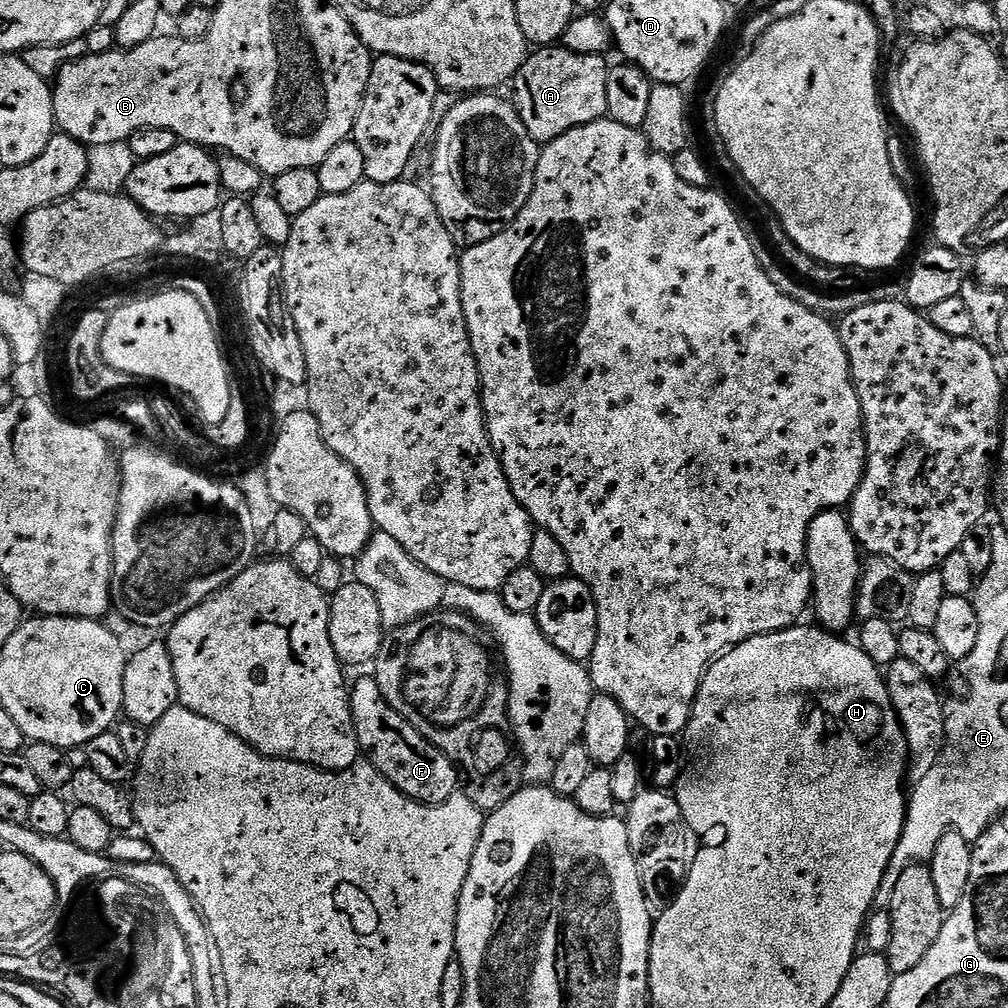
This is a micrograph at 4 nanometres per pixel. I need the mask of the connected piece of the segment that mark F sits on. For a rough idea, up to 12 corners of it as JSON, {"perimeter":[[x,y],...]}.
{"perimeter":[[375,675],[348,697],[361,753],[422,804],[457,795],[450,758],[388,705]]}

